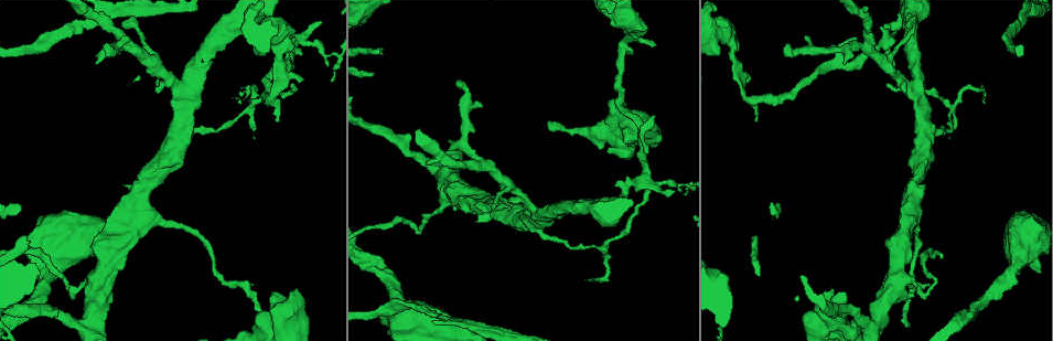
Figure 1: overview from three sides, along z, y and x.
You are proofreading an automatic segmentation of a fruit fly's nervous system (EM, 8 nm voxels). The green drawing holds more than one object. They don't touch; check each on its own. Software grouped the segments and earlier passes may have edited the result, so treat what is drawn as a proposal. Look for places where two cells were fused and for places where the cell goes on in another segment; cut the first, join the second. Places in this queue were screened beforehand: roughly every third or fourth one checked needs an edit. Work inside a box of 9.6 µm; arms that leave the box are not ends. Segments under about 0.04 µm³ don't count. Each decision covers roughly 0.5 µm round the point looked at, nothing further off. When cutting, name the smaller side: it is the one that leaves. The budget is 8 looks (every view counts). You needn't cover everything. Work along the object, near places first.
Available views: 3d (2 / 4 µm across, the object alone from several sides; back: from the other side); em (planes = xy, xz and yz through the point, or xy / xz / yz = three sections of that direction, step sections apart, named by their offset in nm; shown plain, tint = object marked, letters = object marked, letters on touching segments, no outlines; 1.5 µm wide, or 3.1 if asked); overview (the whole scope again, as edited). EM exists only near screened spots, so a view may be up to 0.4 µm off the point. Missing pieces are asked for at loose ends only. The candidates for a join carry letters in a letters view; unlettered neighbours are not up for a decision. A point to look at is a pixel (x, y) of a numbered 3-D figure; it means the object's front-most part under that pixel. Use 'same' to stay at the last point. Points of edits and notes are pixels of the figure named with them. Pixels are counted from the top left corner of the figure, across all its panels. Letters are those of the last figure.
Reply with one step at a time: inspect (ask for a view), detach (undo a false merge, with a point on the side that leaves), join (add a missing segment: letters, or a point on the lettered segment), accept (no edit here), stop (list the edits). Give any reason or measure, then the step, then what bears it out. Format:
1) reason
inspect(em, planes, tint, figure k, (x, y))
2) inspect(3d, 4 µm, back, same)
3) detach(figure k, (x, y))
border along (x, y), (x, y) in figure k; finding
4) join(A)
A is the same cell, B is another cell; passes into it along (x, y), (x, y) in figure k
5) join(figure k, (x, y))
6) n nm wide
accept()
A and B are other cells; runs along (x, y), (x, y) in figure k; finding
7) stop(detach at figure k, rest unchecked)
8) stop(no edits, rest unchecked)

stops while still wide
inspect(em, planes, tint, figure 1, (261, 54))

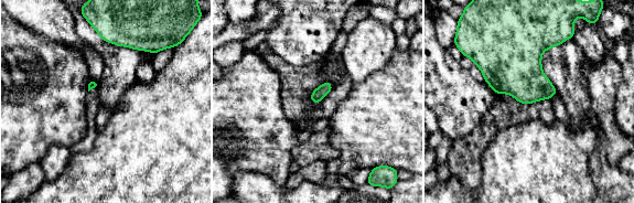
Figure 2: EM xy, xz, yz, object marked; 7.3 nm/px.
see the neighbours
inspect(em, planes, letters, same)

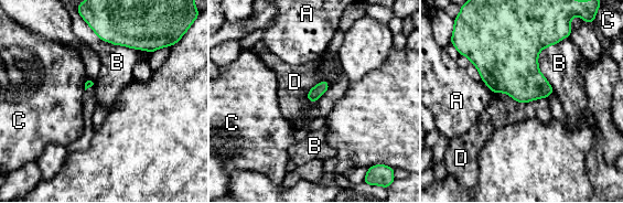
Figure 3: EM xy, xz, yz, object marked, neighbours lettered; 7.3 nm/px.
B touches over 420 nm
accept()
A, B, C and D are other cells; border along (329, 83), (314, 102), (307, 99) in figure 3; no lettered segment goes on from it

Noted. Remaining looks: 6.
an open end
inspect(em, planes, letters, figure 1, (461, 86))

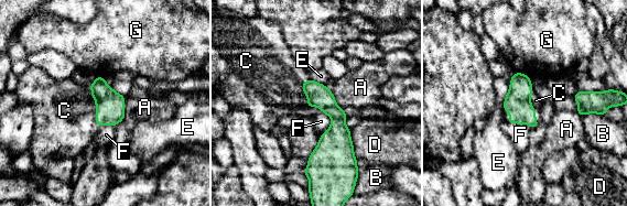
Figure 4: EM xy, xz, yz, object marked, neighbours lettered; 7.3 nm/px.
170 nm wide
join(C)
C is the same cell, A, B, D, E, F and G are other cells; passes into it along (317, 95), (307, 99), (276, 87) in figure 4; it goes on there

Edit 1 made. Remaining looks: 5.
thick end
inspect(em, xz, step 8, tint, figure 1, (298, 289))

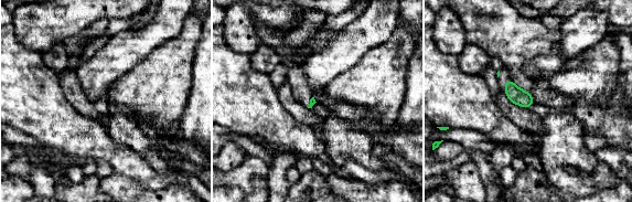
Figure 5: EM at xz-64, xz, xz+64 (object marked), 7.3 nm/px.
another direction
inspect(em, xy, step 8, letters, same)

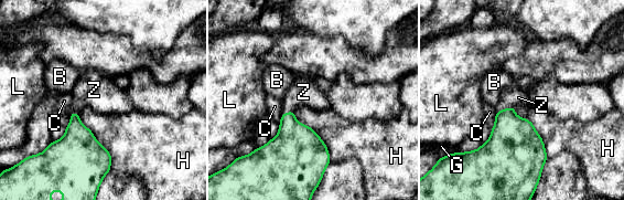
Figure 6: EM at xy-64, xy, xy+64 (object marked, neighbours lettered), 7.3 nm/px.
join(Z)
Z is the same cell, B, C, G, H and L are other cells; it goes on there

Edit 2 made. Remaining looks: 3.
stop(join at figure 4, join at figure 6, rest unchecked)

